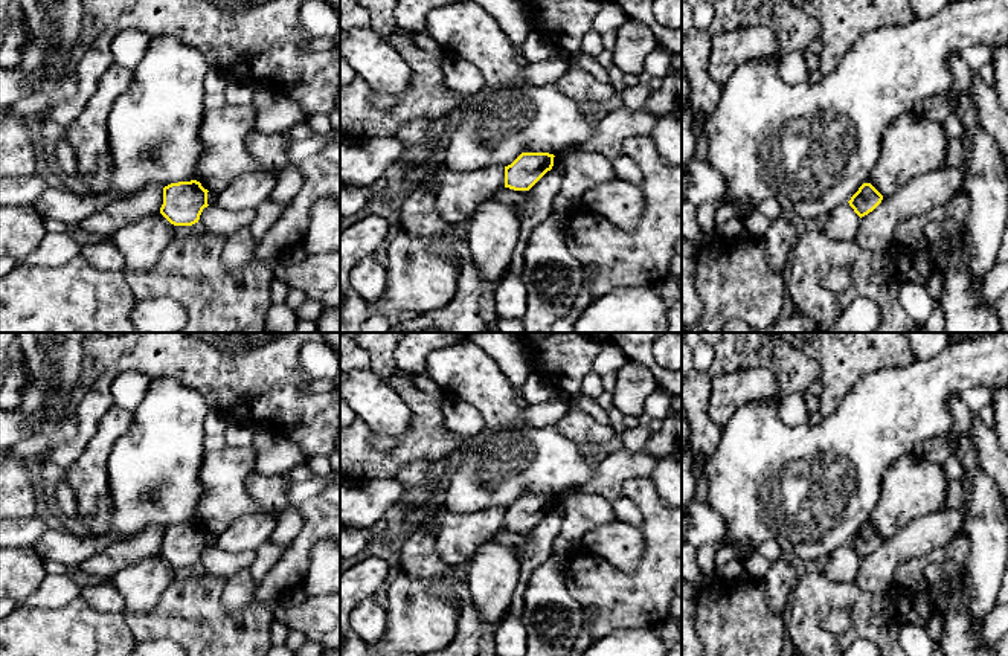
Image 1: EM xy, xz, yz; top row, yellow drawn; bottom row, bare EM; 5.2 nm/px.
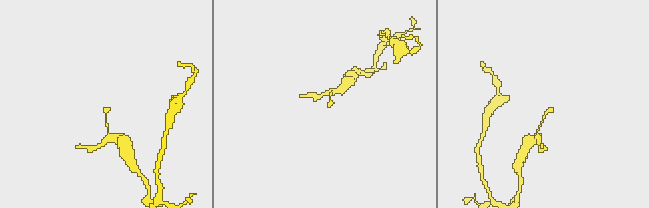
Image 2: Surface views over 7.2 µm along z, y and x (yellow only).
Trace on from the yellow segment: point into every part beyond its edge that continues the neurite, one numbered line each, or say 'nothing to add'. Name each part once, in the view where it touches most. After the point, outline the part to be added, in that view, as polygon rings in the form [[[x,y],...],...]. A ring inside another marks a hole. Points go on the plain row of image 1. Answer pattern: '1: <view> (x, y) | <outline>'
nothing to add

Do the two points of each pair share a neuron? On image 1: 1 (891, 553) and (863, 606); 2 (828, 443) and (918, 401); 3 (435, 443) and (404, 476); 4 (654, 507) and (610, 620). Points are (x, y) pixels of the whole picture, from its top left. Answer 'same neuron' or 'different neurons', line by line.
1: different neurons
2: same neuron
3: different neurons
4: same neuron

